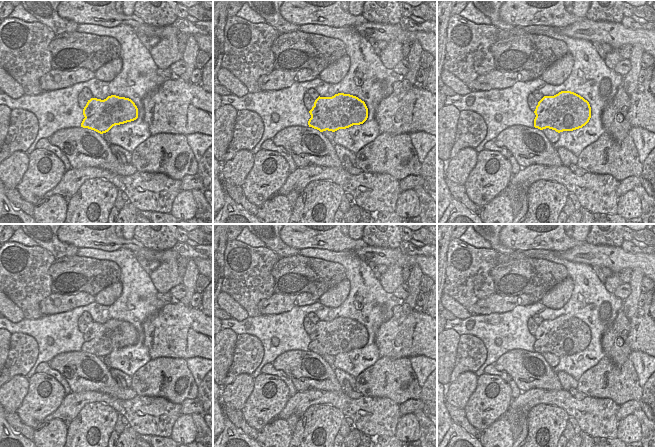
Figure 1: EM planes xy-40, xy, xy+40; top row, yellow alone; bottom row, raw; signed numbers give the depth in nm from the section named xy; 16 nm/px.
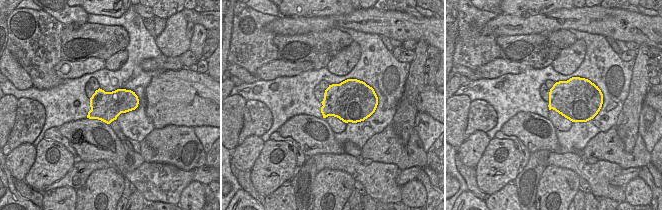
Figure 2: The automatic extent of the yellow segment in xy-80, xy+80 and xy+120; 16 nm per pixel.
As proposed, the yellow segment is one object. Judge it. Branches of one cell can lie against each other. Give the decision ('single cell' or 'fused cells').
fused cells

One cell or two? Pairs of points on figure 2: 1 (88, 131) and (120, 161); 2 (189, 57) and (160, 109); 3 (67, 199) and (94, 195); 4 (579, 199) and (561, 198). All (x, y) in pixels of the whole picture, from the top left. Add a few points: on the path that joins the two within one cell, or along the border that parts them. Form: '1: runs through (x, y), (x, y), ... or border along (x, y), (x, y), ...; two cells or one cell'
1: runs through (100, 135), (110, 135), (116, 141), (116, 149); one cell
2: border along (184, 67), (189, 68); two cells
3: border along (75, 189), (76, 199); two cells
4: border along (579, 188), (572, 199); two cells

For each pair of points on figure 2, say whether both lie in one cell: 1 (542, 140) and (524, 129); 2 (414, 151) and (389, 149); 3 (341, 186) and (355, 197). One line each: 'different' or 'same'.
1: same
2: same
3: different

